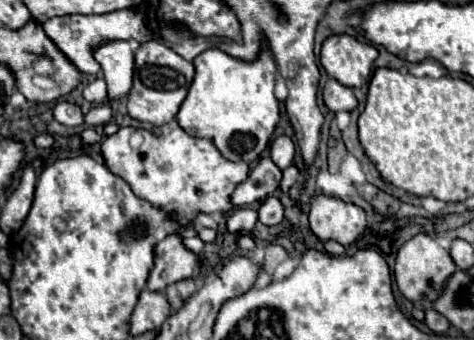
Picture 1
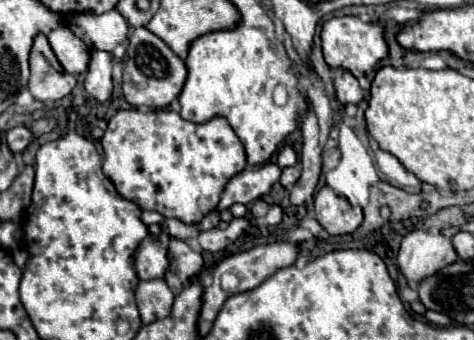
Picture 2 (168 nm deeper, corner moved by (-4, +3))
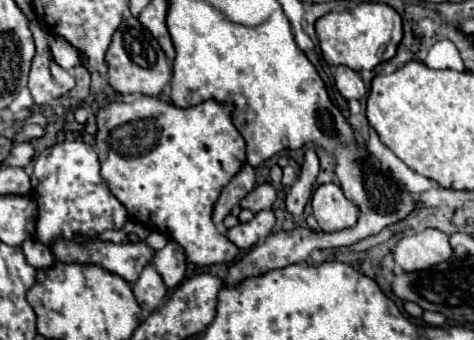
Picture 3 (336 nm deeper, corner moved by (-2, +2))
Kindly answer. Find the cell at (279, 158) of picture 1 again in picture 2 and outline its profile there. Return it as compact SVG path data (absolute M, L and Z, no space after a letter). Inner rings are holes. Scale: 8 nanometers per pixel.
M284 145L278 152L277 165L280 165L282 169L290 167L296 163L296 151L292 145Z

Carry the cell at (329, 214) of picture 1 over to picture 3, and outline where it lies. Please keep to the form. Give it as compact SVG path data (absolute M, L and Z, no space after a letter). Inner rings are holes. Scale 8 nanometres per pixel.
M322 184L312 194L312 210L324 232L352 228L358 220L358 206L350 202L338 184Z

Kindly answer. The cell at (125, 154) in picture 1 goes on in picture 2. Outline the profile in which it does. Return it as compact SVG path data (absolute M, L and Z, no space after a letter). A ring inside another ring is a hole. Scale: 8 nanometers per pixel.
M138 109L118 111L110 121L102 137L104 149L104 173L114 183L118 193L142 209L152 209L164 217L176 217L184 223L196 223L208 215L220 201L226 183L246 169L246 151L232 127L224 117L214 117L208 123L194 125L184 121L176 111L160 109L142 113Z

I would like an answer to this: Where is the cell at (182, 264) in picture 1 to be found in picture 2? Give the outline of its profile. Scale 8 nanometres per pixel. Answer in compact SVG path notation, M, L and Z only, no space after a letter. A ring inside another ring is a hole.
M148 235L134 255L134 265L140 279L162 279L170 269L168 247L158 237Z

